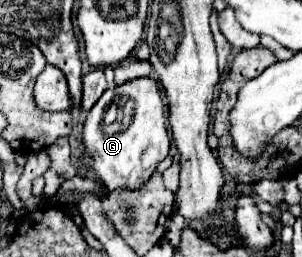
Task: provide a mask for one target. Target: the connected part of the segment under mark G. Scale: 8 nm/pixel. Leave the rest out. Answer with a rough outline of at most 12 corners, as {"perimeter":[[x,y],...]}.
{"perimeter":[[156,79],[106,89],[82,147],[104,191],[144,187],[170,151]]}

